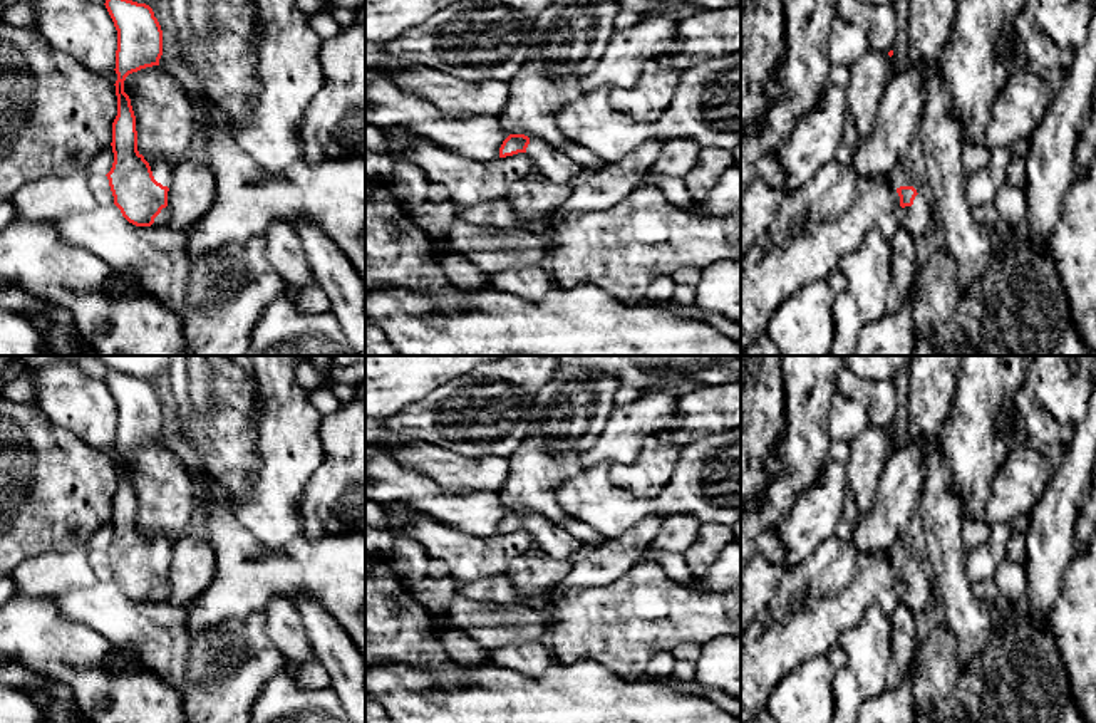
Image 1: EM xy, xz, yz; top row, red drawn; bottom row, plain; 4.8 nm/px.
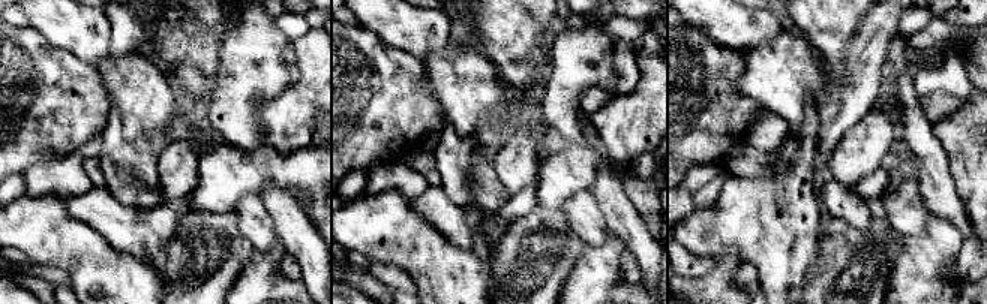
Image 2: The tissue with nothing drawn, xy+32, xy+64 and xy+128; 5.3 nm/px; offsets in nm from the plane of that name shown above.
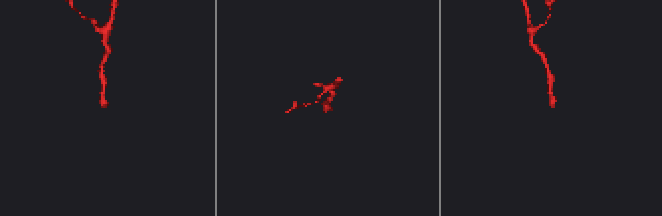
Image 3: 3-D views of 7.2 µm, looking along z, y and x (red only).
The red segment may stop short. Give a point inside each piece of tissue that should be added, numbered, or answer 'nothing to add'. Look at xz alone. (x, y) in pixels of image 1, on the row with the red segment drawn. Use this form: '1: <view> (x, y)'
1: xz (553, 165)

